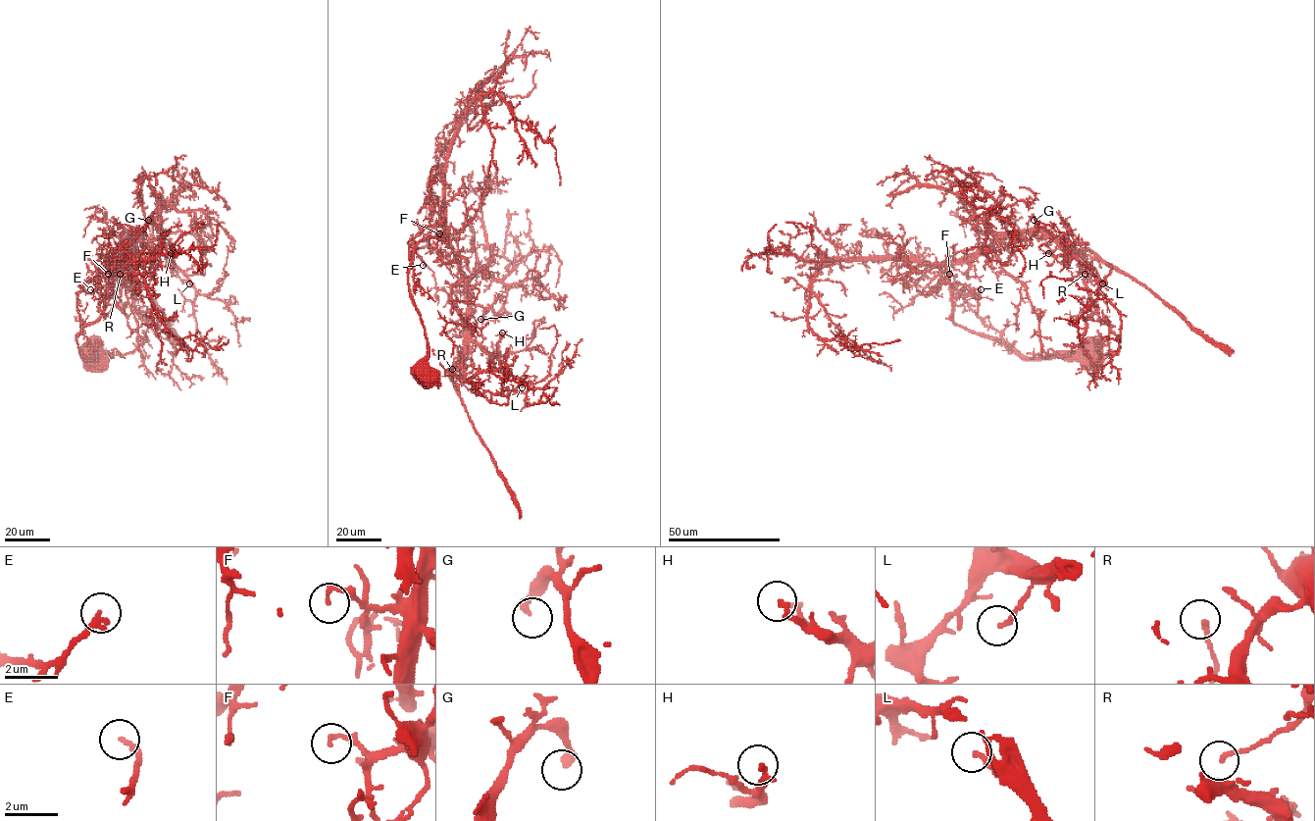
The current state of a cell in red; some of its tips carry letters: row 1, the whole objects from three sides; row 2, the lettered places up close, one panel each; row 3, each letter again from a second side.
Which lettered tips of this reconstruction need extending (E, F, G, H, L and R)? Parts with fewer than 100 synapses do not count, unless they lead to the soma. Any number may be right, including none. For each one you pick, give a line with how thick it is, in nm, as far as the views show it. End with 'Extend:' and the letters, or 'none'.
Extend: none

